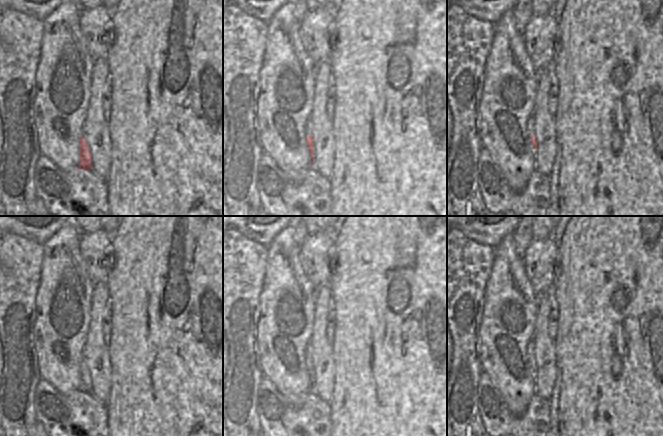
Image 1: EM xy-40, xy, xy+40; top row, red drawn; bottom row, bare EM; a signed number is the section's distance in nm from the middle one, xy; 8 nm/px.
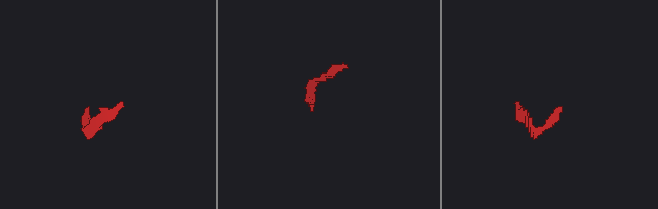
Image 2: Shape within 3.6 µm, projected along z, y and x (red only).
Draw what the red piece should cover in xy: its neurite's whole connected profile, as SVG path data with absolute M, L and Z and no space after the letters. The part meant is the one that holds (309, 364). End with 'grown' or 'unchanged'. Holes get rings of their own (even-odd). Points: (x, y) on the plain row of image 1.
M309 346L305 350L305 366L311 380L311 388L313 387L313 360L311 359L311 350Z; grown

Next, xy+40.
M531 340L528 344L527 344L527 358L529 360L529 364L533 370L534 373L537 372L537 364L535 362L535 344L533 342L533 340Z; grown

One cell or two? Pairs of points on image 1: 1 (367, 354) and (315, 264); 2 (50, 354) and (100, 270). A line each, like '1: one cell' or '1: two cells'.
1: two cells
2: two cells

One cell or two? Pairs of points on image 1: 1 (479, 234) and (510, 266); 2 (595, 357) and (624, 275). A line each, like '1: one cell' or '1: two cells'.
1: two cells
2: one cell

